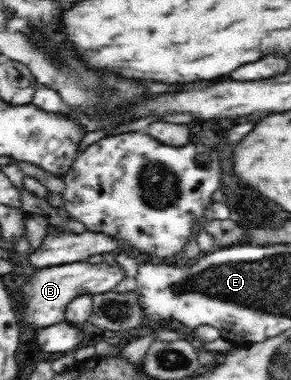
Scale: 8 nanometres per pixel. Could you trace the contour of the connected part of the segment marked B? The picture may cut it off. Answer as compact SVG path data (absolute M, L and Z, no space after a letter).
M84 261L43 268L40 272L36 272L32 278L28 278L28 284L24 284L24 288L22 288L24 300L28 300L24 318L30 326L37 328L46 328L65 322L64 312L66 312L68 304L78 294L95 295L110 292L126 276L124 269L117 263L93 264Z

